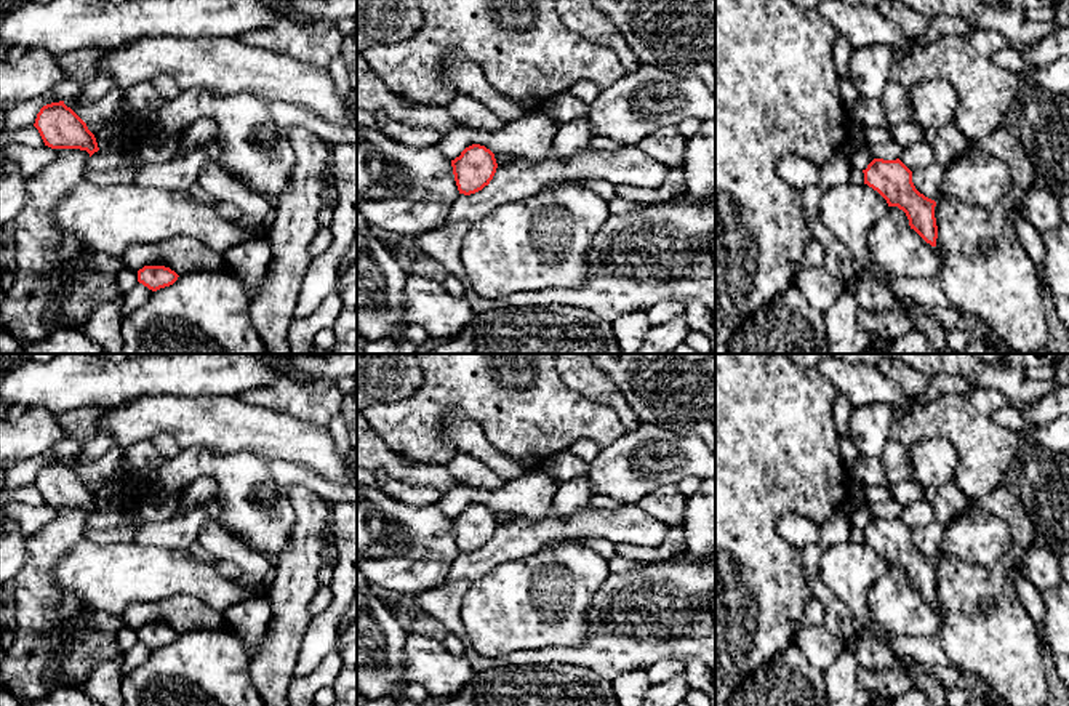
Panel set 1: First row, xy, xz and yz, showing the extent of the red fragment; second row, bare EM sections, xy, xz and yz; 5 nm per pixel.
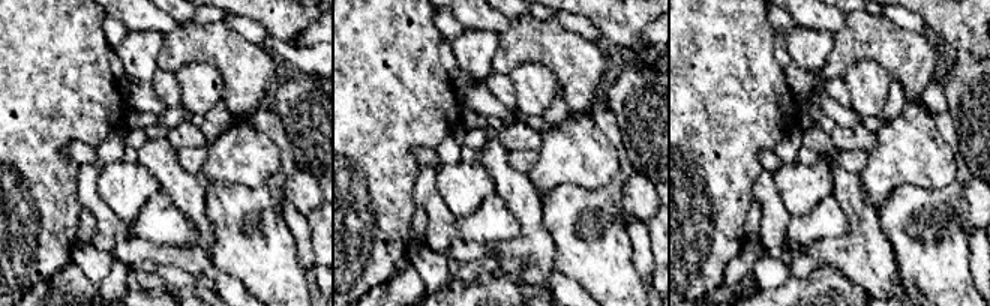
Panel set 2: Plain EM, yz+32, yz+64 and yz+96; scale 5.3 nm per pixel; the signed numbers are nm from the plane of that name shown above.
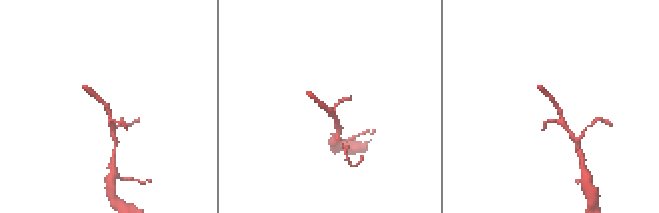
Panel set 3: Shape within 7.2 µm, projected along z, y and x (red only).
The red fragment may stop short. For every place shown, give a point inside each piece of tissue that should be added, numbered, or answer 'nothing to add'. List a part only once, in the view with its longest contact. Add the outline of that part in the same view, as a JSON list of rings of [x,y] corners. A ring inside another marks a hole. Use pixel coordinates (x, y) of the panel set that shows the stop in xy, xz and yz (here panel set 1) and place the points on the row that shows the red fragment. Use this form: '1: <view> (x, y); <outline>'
nothing to add

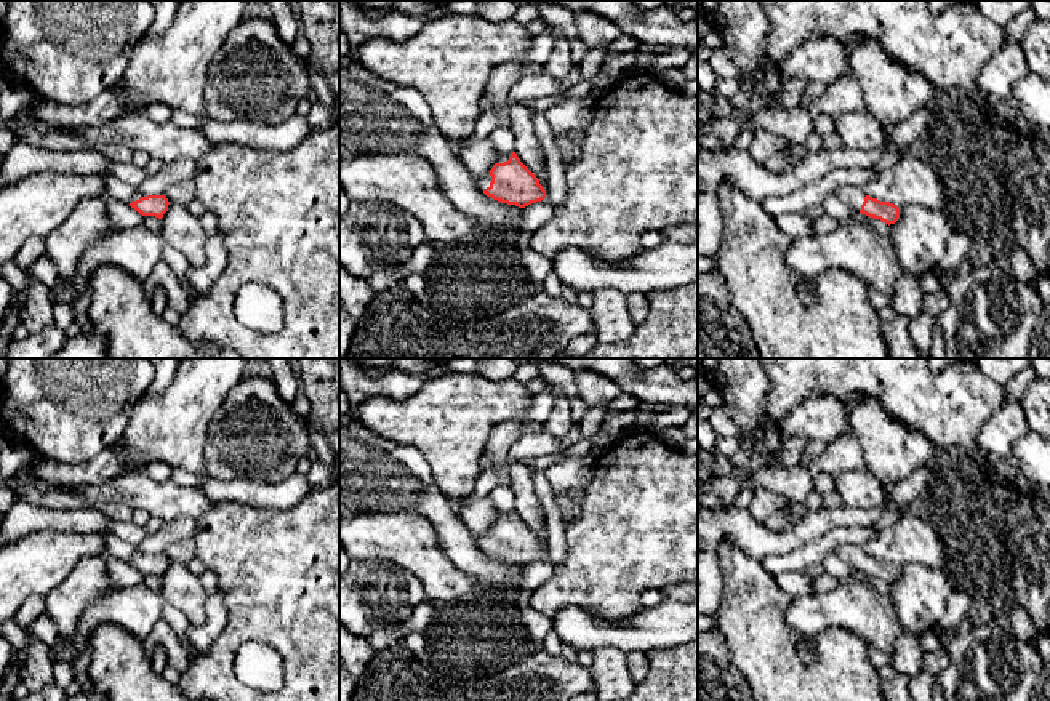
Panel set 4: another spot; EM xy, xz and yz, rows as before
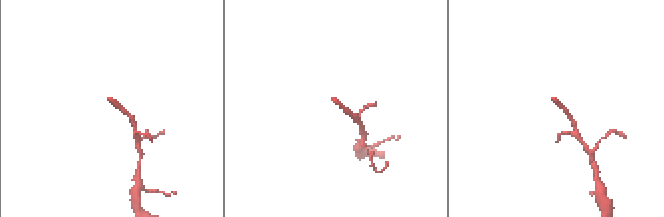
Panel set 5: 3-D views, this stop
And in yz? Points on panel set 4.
1: yz (853, 197); [[[842,186],[836,190],[837,197],[853,211],[860,211],[866,194],[860,187]]]

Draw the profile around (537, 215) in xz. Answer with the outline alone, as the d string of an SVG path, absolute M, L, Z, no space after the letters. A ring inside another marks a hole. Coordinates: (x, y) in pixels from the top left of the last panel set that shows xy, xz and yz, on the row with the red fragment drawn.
M546 194L544 200L531 203L523 208L522 229L528 234L533 234L539 227L543 227L552 218L552 214L554 214L554 206Z

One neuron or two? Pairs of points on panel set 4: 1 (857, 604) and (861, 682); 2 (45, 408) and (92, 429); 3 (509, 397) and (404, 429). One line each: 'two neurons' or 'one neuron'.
1: two neurons
2: one neuron
3: one neuron

